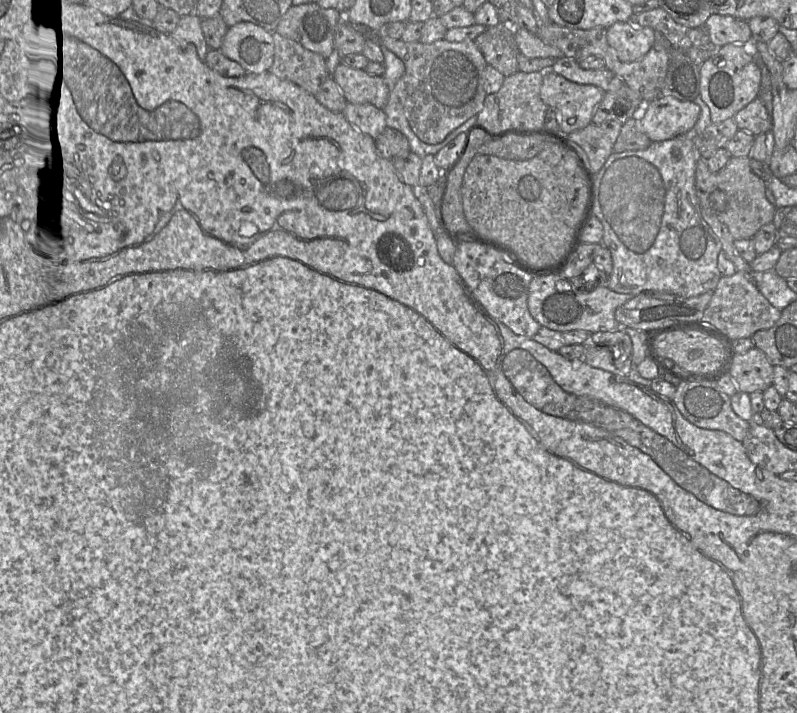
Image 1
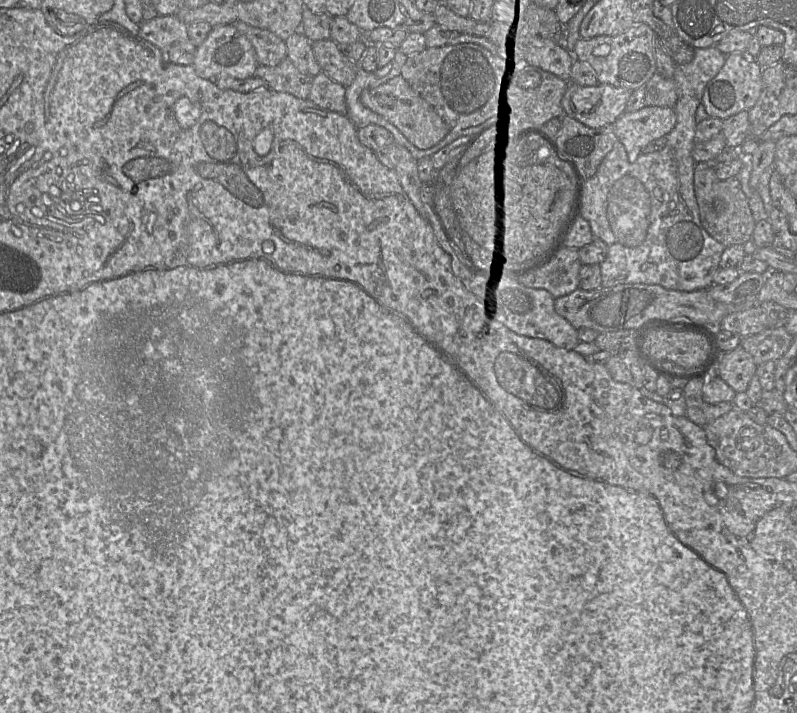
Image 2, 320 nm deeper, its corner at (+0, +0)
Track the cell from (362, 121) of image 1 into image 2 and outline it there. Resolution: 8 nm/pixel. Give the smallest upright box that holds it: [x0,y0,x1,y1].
[308,71,347,113]

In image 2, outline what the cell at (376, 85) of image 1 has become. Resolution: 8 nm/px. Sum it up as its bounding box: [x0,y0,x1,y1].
[312,39,360,88]

